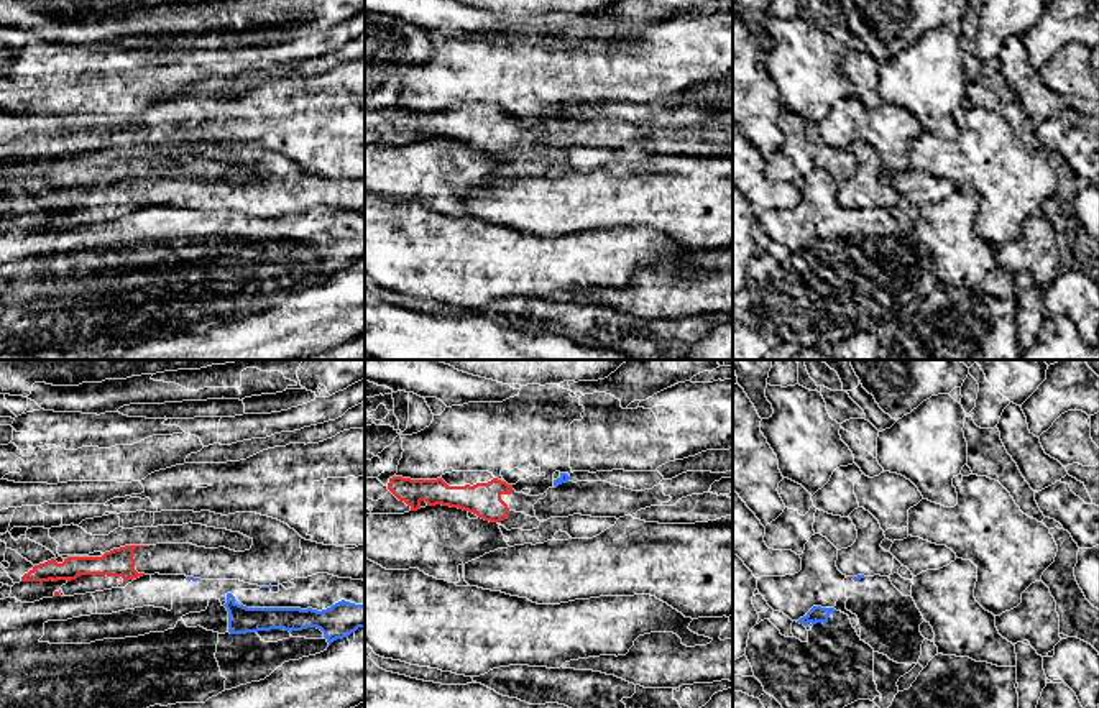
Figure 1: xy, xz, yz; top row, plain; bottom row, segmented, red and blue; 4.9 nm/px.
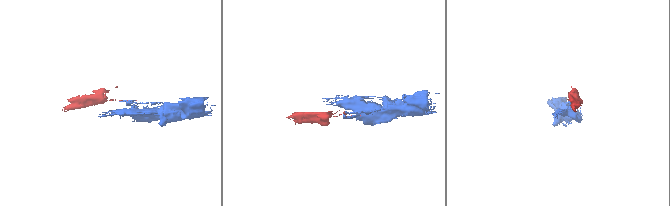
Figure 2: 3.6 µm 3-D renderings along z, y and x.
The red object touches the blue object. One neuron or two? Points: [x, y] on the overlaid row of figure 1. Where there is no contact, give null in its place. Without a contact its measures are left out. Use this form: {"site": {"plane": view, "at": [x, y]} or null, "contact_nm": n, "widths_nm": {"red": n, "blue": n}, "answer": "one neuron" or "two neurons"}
{"site": null, "answer": "two neurons"}

